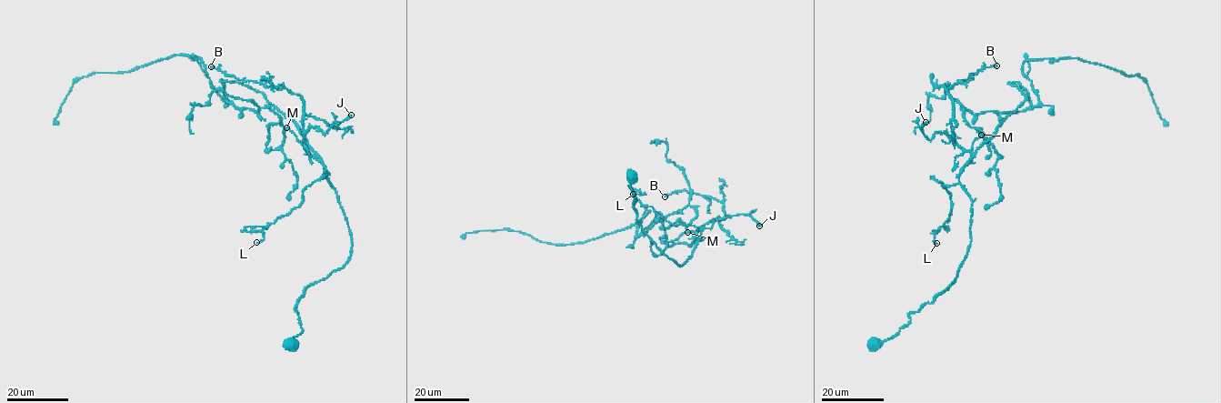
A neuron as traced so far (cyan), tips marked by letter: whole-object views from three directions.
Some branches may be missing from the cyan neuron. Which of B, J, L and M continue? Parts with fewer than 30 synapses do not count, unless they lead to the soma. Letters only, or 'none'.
none

